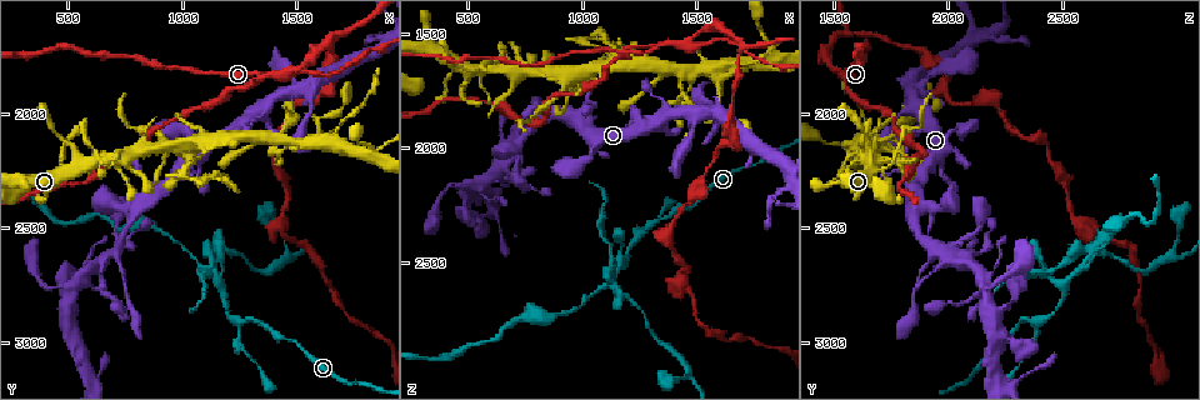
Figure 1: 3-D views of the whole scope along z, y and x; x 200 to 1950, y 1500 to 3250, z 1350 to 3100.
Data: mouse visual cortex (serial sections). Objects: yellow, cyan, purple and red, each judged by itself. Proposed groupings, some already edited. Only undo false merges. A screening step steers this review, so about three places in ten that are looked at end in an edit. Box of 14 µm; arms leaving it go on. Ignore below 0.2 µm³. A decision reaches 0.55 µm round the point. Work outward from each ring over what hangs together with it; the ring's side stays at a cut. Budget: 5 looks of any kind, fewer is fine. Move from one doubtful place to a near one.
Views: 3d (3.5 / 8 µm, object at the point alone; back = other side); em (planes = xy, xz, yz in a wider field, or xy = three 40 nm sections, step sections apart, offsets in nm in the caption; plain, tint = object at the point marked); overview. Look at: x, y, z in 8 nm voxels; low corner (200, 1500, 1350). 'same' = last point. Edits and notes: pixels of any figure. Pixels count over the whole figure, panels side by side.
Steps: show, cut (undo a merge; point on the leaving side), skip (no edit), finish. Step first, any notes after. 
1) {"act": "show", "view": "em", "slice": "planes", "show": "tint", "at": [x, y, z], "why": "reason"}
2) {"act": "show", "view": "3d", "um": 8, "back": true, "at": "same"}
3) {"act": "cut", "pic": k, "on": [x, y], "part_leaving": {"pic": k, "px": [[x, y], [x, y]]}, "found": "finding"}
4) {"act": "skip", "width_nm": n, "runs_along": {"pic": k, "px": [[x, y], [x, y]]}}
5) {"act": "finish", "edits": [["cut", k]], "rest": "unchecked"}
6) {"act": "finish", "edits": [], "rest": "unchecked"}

{"act": "show", "view": "3d", "um": 3.5, "at": [1460, 1830, 1550], "why": "two arms in line, one across"}

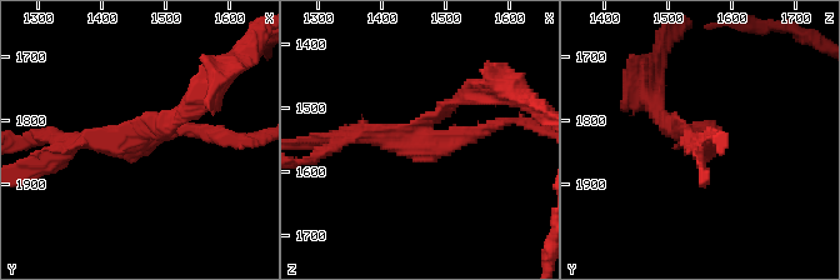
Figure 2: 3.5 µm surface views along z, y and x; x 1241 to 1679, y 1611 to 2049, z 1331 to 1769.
{"act": "show", "view": "em", "slice": "planes", "show": "tint", "at": [1455, 1830, 1545], "arms": 3, "arm_widths_nm": [200, 200, 200], "why": "now the EM"}

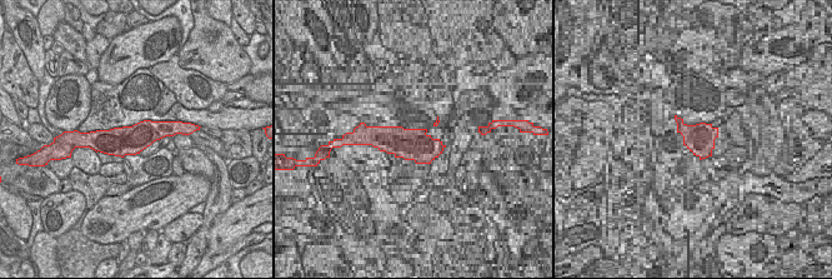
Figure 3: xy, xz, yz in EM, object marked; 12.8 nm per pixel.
{"act": "cut", "pic": 2, "on": [654, 113], "width_nm": 380, "border": {"pic": 3, "px": [[149, 133], [86, 138]]}, "found": "a second cell is stuck on"}

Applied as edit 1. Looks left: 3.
{"act": "show", "view": "overview"}

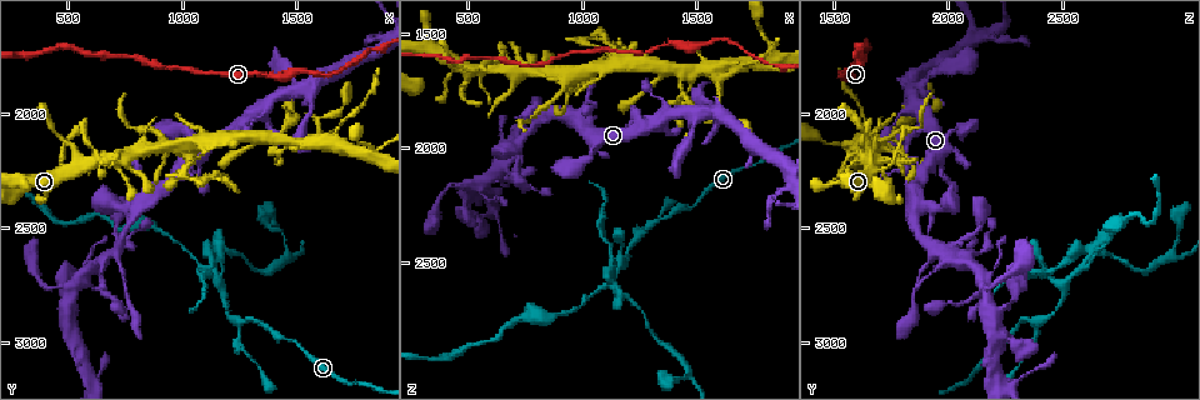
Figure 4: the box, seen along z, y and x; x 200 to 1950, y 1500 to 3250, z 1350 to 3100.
{"act": "show", "view": "3d", "um": 3.5, "at": [1170, 2600, 2630]}

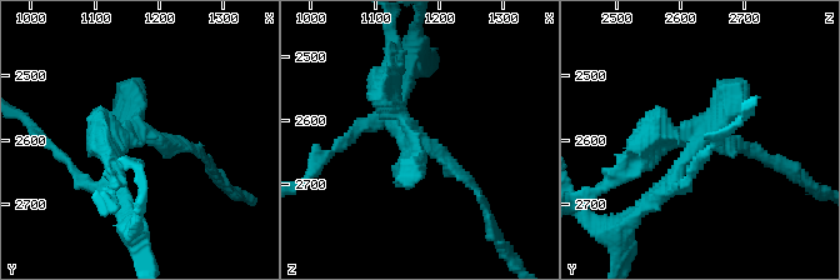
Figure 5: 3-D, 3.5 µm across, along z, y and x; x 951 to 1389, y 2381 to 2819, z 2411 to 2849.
{"act": "show", "view": "em", "slice": "xy", "step": 1, "show": "tint", "at": [1160, 2590, 2630], "why": "now the EM"}

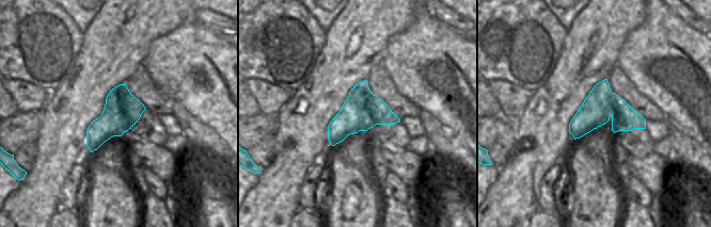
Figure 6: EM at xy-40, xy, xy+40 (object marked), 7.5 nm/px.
{"act": "cut", "pic": 5, "on": [656, 133], "part_leaving": {"pic": 5, "px": [[411, 135], [476, 189], [488, 218]]}, "found": "a second cell is stuck on"}

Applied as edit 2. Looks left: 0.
{"act": "finish", "edits": [["cut", 2], ["cut", 5]], "rest": "unchecked"}

